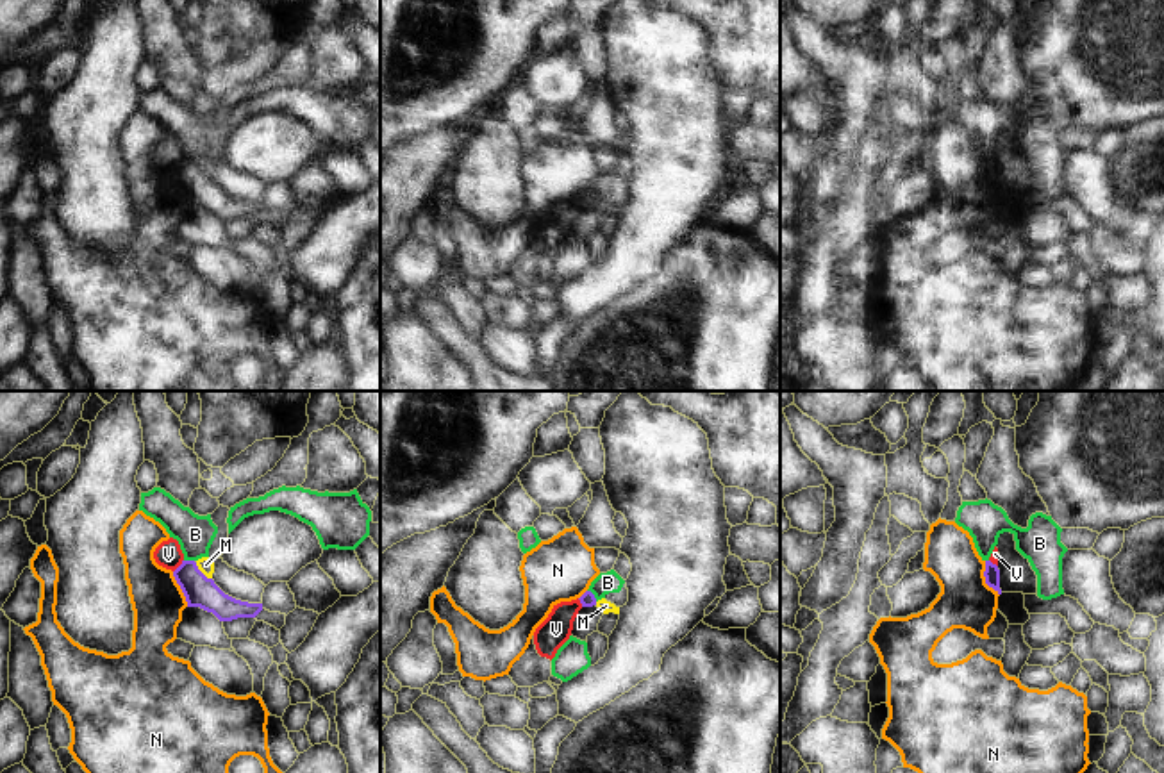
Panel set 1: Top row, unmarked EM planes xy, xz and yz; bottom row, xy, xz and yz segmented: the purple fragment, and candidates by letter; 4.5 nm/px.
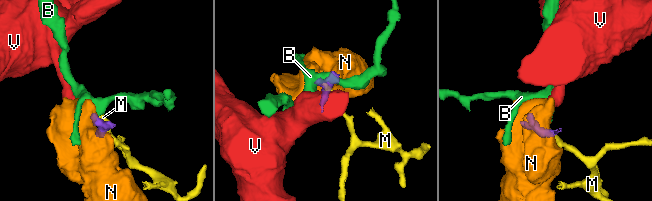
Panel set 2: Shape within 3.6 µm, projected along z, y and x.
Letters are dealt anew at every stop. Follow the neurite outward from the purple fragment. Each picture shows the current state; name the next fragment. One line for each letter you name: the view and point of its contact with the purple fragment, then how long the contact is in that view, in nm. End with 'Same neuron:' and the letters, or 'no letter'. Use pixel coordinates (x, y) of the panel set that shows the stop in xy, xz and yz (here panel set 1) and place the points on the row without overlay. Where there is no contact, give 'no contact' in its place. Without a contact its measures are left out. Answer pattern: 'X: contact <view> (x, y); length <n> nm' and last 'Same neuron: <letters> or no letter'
Same neuron: no letter

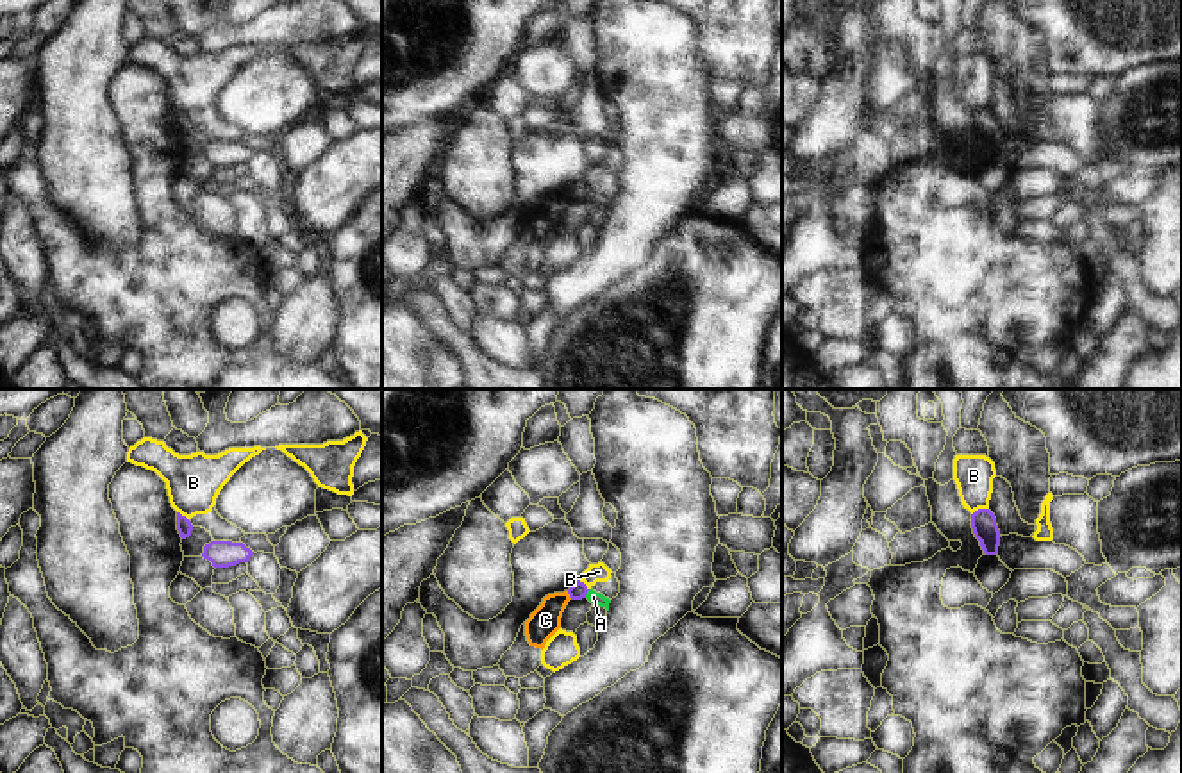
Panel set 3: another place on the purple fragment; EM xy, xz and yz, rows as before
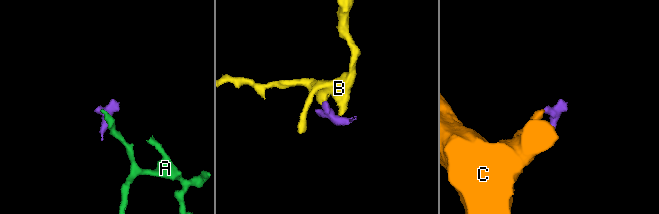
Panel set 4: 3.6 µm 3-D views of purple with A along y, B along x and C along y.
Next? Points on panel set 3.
Same neuron: no letter

